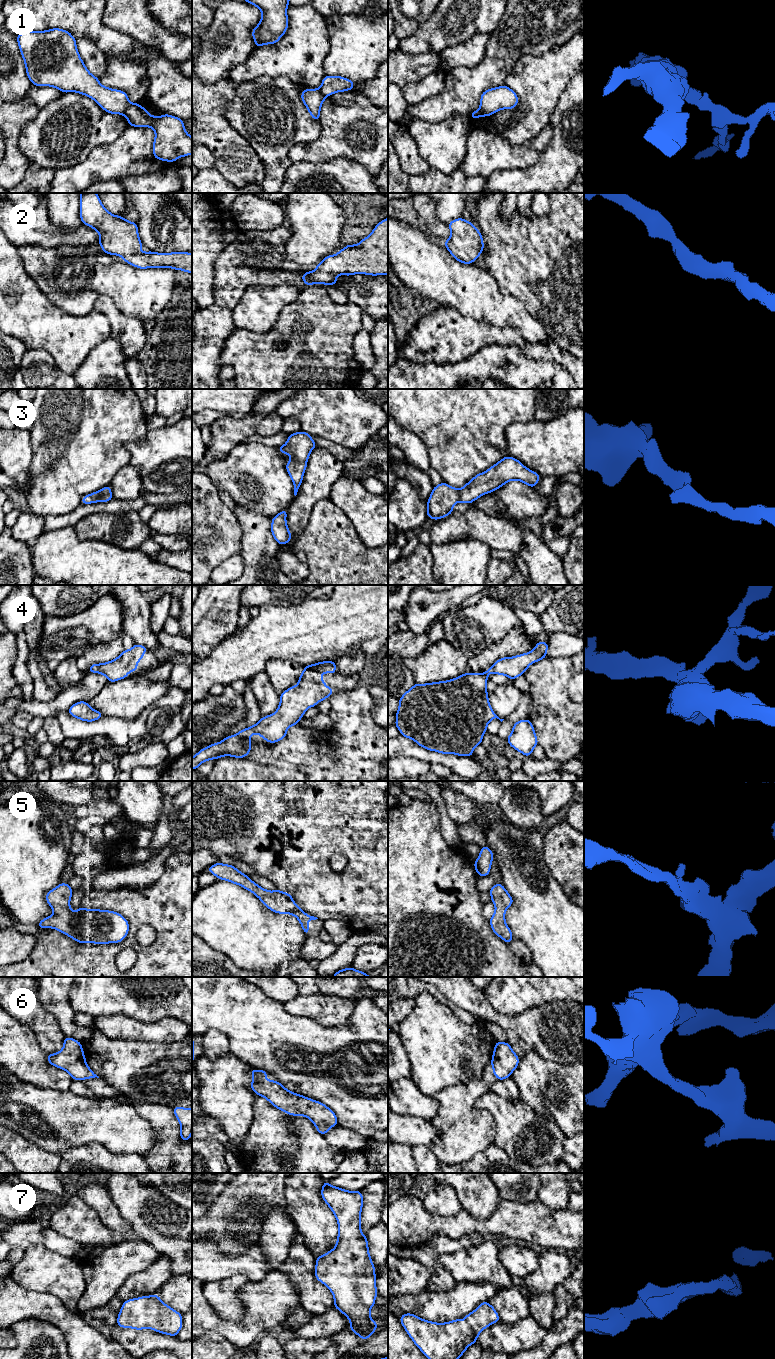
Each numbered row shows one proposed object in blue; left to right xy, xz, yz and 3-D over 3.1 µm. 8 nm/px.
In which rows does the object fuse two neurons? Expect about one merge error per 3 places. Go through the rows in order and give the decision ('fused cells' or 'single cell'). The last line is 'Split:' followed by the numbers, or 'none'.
1: fused cells
2: single cell
3: single cell
4: single cell
5: single cell
6: single cell
7: single cell
Split: 1

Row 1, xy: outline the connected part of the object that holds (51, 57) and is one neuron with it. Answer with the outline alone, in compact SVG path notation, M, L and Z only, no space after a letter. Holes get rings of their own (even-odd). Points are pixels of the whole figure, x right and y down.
M53 28L45 31L25 31L17 35L17 42L26 66L26 74L33 85L51 86L63 93L83 94L111 114L124 115L131 105L124 91L102 86L99 78L88 71L77 50L76 39L67 30Z

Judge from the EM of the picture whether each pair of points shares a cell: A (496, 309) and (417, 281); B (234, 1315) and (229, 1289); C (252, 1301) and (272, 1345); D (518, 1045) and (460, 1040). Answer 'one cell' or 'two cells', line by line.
A: one cell
B: one cell
C: two cells
D: two cells

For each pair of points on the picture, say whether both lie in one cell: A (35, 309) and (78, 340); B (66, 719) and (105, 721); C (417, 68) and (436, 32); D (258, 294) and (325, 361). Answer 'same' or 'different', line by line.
A: same
B: same
C: different
D: different

